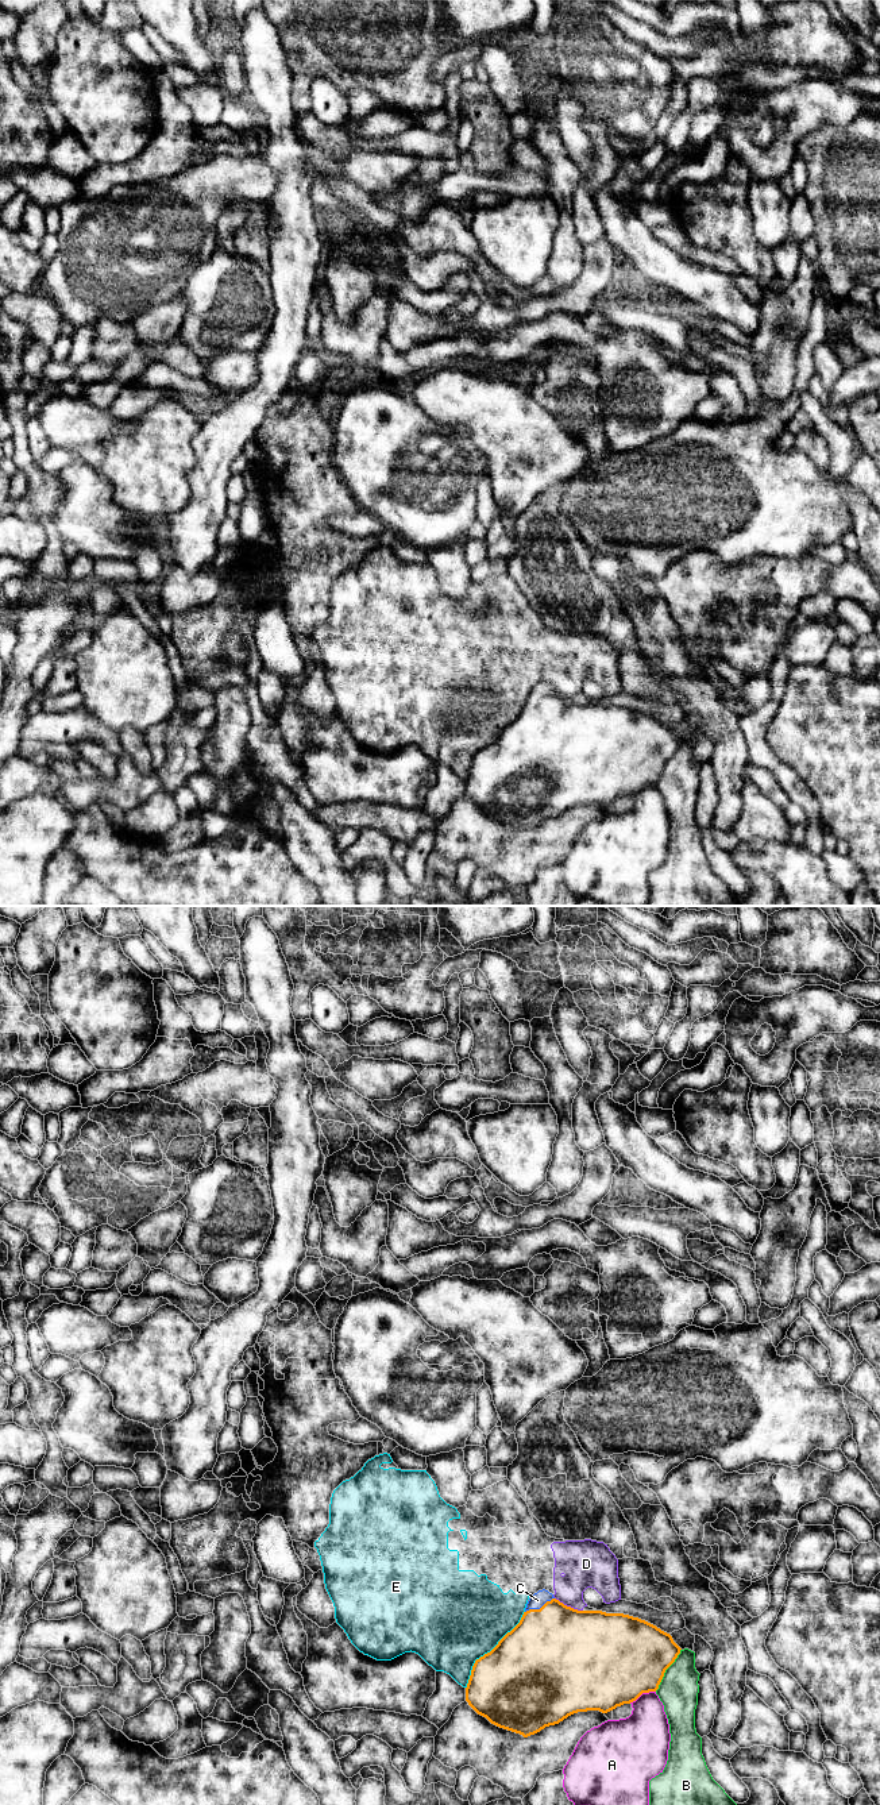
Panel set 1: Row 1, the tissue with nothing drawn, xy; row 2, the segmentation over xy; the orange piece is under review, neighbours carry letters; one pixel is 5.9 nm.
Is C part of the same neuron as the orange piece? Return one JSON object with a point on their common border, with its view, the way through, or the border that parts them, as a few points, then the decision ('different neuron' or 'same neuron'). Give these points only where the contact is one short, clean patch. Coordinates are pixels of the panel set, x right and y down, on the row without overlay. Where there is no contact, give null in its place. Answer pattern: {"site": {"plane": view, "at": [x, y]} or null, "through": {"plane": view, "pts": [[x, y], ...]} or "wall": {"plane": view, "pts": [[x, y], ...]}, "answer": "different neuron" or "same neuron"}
{"site": {"plane": "xy", "at": [540, 701]}, "answer": "same neuron"}

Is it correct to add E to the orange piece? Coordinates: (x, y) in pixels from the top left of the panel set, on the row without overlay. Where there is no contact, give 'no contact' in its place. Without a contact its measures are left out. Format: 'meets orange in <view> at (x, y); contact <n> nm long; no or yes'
meets orange in xy at (490, 744); contact 600 nm long; no

